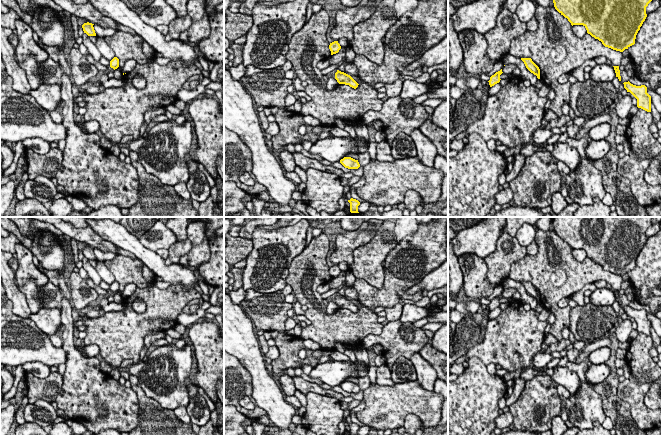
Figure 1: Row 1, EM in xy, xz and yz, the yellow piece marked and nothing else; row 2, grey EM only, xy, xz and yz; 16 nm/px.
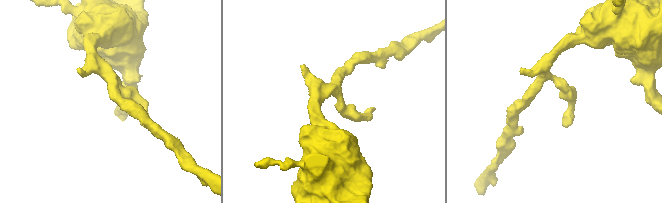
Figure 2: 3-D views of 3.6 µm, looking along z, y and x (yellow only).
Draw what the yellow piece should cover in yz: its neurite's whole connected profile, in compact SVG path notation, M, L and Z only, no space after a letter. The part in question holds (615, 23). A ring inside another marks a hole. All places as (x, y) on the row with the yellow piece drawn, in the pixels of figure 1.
M553 0L555 9L571 25L583 25L587 33L605 47L623 52L635 44L640 27L645 21L646 7L652 0Z

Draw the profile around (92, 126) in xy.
M91 120L91 121L83 121L83 129L87 131L87 134L95 133L96 131L100 130L100 125L97 121Z

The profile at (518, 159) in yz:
M520 153L513 155L513 168L511 172L506 175L507 183L511 182L513 179L517 177L522 167L524 166L525 158L526 157Z

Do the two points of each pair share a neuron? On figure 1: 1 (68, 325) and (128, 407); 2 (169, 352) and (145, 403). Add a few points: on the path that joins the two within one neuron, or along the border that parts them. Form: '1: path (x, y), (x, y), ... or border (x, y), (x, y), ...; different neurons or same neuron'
1: path (69, 347), (75, 360), (106, 391); same neuron
2: border (136, 377), (148, 396), (163, 407), (169, 408); different neurons

